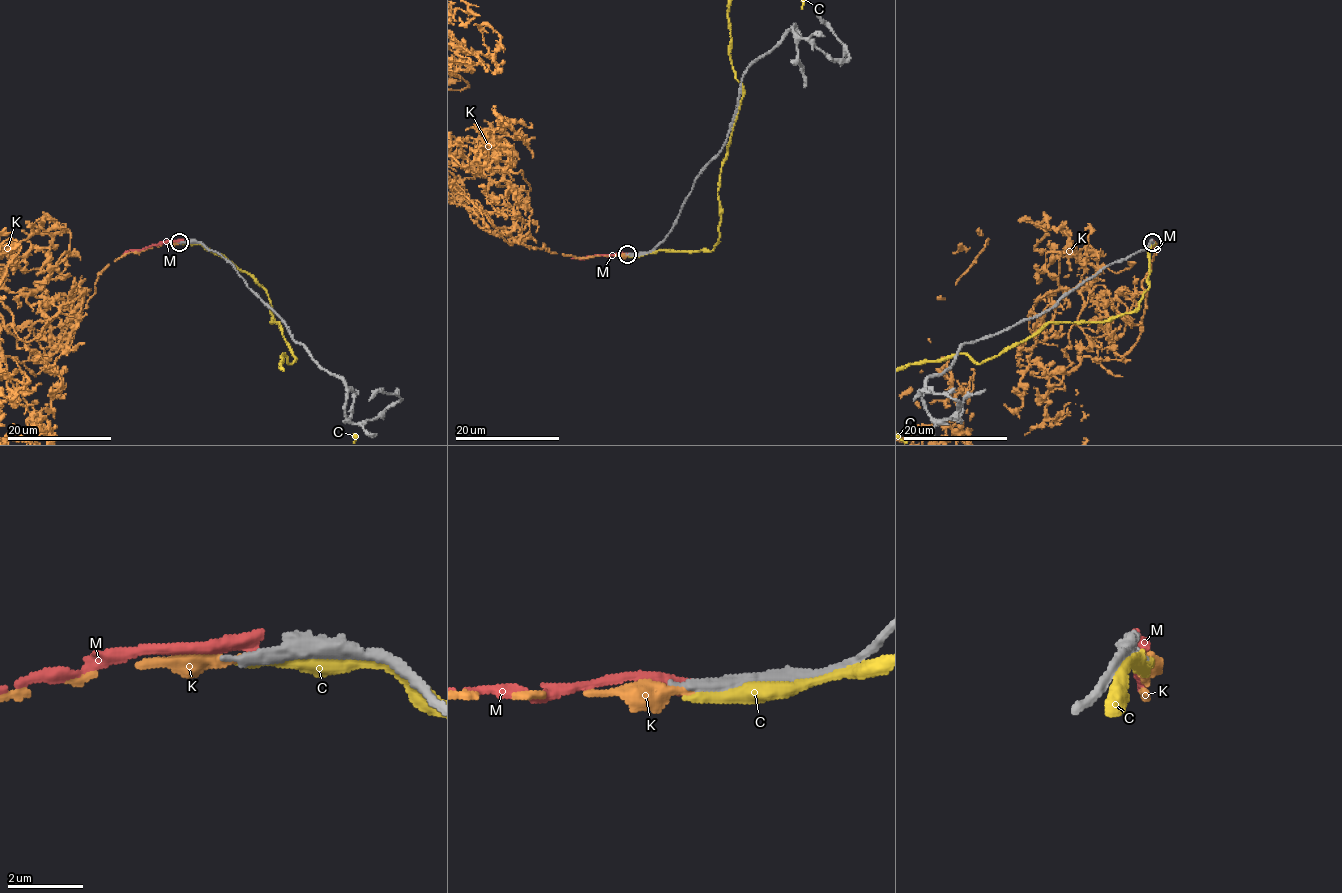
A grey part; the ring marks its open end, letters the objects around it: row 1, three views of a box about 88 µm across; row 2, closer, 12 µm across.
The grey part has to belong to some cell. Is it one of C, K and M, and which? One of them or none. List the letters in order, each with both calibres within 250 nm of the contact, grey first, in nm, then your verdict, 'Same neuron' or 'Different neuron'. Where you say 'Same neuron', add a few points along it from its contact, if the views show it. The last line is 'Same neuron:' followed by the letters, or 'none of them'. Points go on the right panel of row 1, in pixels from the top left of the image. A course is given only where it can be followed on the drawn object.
C: Thickness 480 nm (grey) against 400 nm. Different neuron
K: Thickness 380 nm (grey) against 320 nm. Different neuron
M: Thickness 380 nm (grey) against 480 nm. Different neuron
Same neuron: none of them

